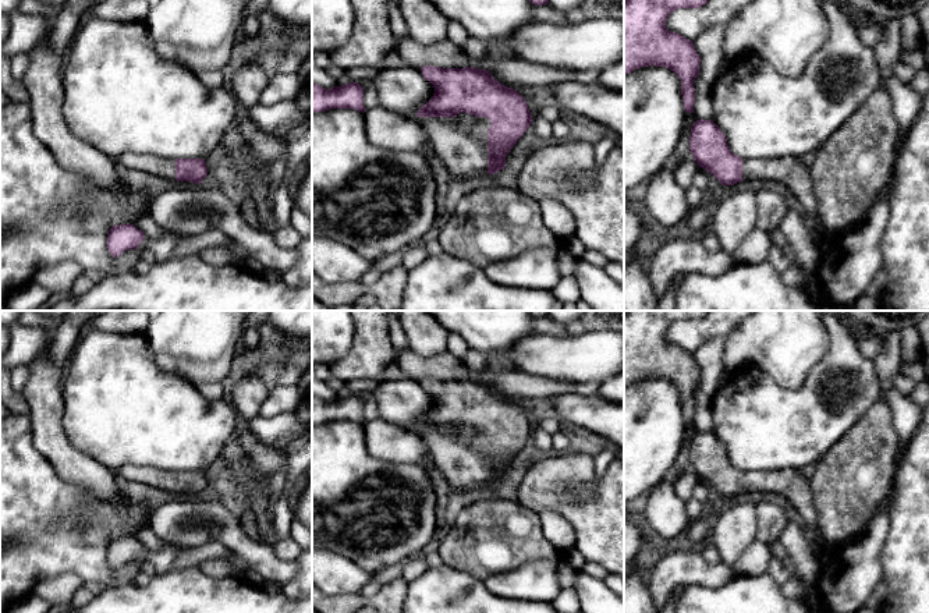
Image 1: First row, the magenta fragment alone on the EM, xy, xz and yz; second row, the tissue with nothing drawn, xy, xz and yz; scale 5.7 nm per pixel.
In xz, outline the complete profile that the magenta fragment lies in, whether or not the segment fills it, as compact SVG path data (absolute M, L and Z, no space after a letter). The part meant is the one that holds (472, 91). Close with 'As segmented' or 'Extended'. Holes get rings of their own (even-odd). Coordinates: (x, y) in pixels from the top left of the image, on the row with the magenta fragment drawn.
M423 65L421 71L435 93L418 110L416 121L423 125L428 141L448 171L458 180L471 180L503 170L506 155L532 124L525 99L515 89L501 85L487 70ZM460 113L475 116L476 124L471 128L460 125L455 120Z. Extended

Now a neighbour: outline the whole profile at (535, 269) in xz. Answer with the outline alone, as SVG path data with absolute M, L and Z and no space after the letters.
M563 242L553 248L524 251L518 256L487 265L483 272L492 281L506 287L552 291L561 279L556 266L561 251Z

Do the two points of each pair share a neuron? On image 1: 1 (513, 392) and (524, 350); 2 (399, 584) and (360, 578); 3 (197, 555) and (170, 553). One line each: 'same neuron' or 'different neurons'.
1: different neurons
2: different neurons
3: different neurons

